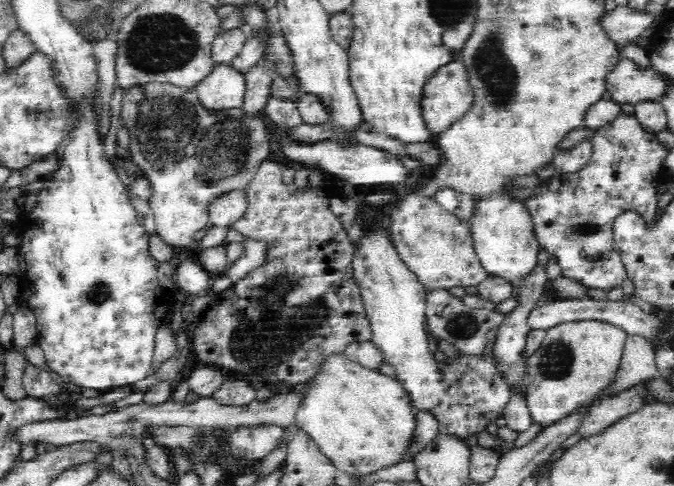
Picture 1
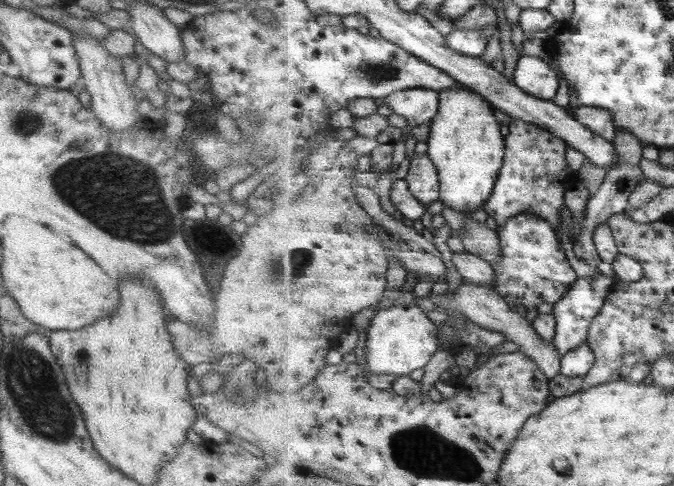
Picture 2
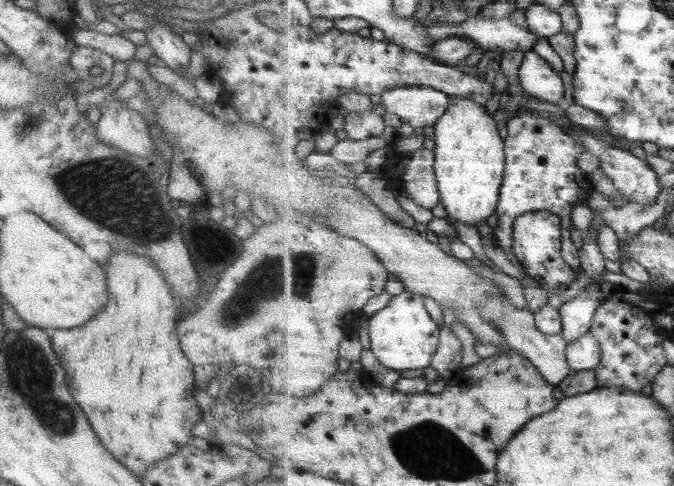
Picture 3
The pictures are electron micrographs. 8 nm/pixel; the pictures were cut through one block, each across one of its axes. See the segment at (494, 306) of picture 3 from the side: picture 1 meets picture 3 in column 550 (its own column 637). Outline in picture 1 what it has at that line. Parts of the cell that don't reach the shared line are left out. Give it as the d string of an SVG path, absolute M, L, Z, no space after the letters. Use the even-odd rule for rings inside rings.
M629 335L627 339L625 340L623 354L622 354L622 358L620 362L620 368L618 368L618 374L616 374L616 378L614 378L614 381L612 382L612 384L610 384L610 386L608 386L608 388L606 388L606 390L604 390L602 394L598 394L598 396L596 396L596 398L594 399L597 399L598 397L601 397L602 395L609 395L610 393L617 393L618 391L621 391L622 389L627 389L628 387L634 386L636 383L642 382L644 380L652 379L656 373L657 373L656 355L654 355L654 347L652 346L652 344L650 344L650 342L648 342L648 339L644 338L644 336L642 335Z

